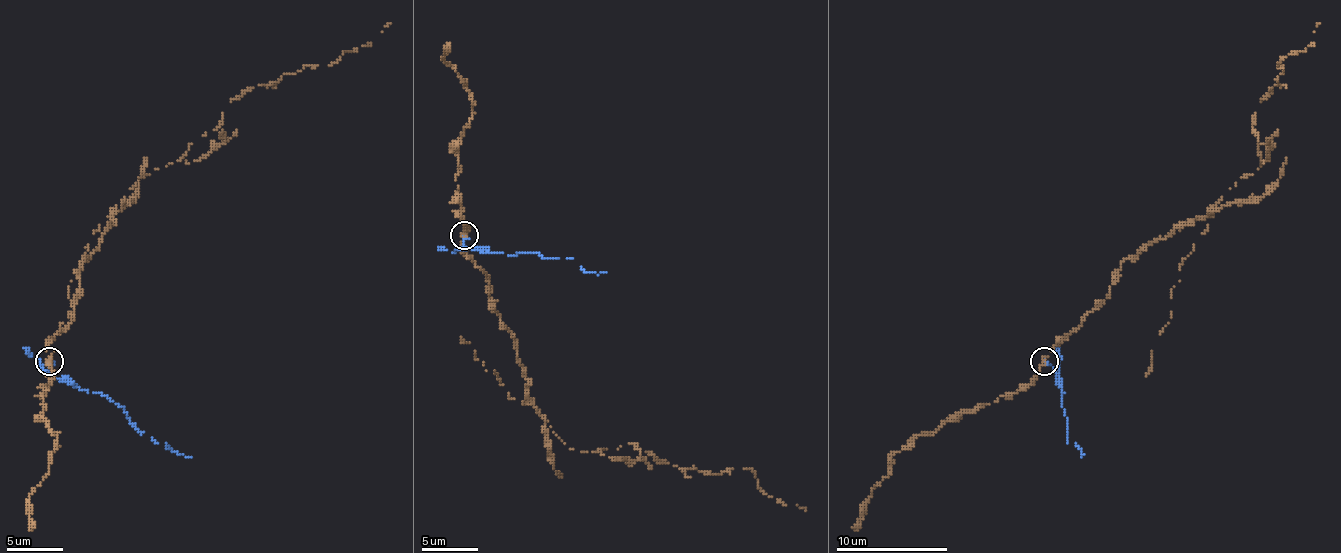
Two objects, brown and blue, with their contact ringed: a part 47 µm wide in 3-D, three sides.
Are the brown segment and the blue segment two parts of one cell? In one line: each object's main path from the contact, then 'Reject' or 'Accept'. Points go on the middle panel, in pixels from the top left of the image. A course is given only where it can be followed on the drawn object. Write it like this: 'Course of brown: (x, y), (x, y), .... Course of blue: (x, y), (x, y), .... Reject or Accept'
Course of brown: (463, 236), (531, 404), (570, 449), (634, 460), (634, 443), (699, 471), (749, 468), (769, 496), (805, 510). Course of blue: (463, 236), (466, 250), (573, 258), (587, 272), (606, 272). Reject

